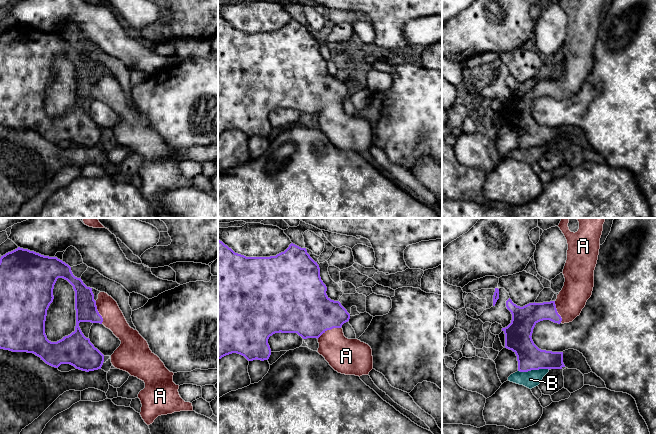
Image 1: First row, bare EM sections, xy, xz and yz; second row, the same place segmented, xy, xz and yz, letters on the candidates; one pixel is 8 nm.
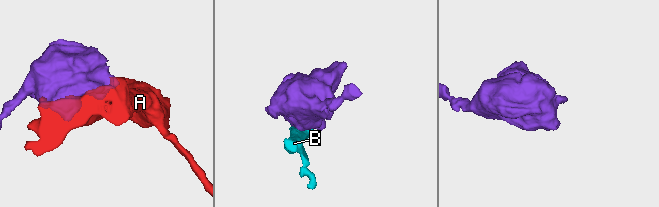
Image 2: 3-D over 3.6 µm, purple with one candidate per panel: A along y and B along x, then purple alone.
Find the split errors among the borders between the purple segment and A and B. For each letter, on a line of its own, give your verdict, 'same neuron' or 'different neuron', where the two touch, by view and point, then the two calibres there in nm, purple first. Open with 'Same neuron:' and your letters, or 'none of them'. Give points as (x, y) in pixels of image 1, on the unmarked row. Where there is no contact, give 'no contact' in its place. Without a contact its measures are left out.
Same neuron: A
A: same neuron | xz (329, 105) | 420/280 nm
B: different neuron | yz (533, 145) | 200/140 nm

